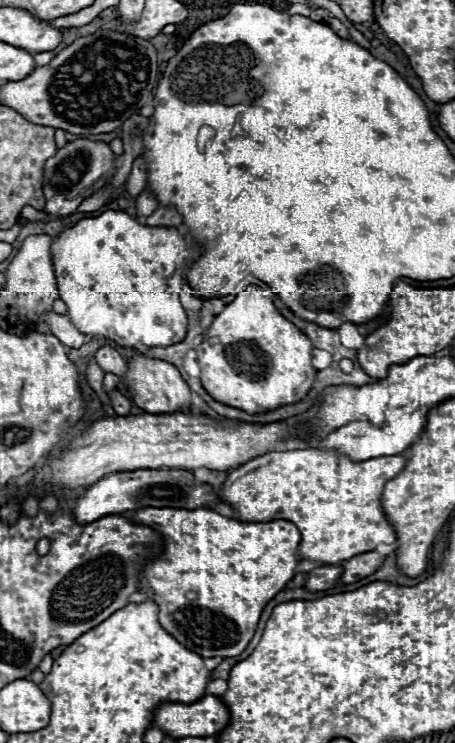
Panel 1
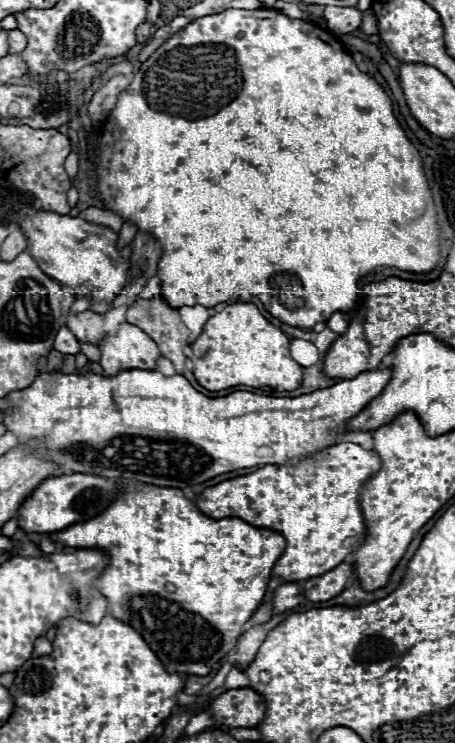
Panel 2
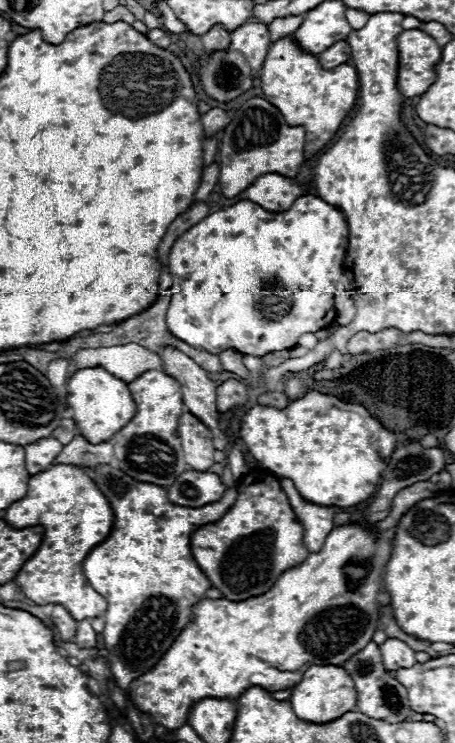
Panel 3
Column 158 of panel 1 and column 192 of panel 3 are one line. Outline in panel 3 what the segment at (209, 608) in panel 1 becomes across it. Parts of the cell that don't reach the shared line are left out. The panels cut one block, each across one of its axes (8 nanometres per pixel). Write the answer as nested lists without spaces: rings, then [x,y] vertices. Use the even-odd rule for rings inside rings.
[[[100,466],[96,470],[84,470],[110,500],[114,528],[108,540],[90,550],[82,564],[82,572],[88,584],[108,600],[102,636],[112,660],[118,660],[110,662],[112,676],[130,698],[130,682],[158,664],[186,624],[192,622],[192,606],[212,588],[208,576],[192,556],[190,536],[198,526],[216,522],[226,514],[236,502],[238,484],[234,482],[216,504],[206,504],[204,508],[180,508],[168,500],[164,488],[140,484],[118,468]]]

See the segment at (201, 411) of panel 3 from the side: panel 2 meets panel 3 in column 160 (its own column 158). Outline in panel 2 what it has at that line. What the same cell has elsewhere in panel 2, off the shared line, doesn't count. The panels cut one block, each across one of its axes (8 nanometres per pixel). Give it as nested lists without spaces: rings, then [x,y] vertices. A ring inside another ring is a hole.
[[[122,324],[118,336],[106,336],[98,348],[102,352],[100,364],[108,376],[134,368],[156,370],[156,362],[160,358],[154,340],[132,324]]]

